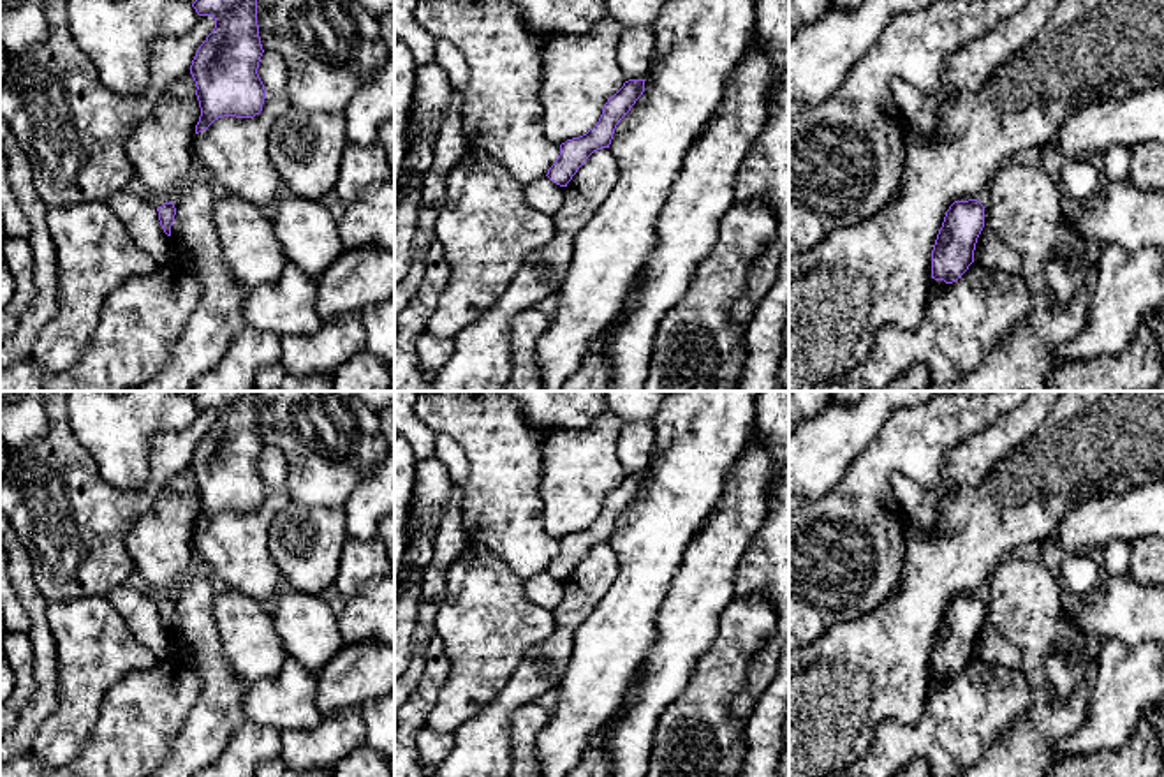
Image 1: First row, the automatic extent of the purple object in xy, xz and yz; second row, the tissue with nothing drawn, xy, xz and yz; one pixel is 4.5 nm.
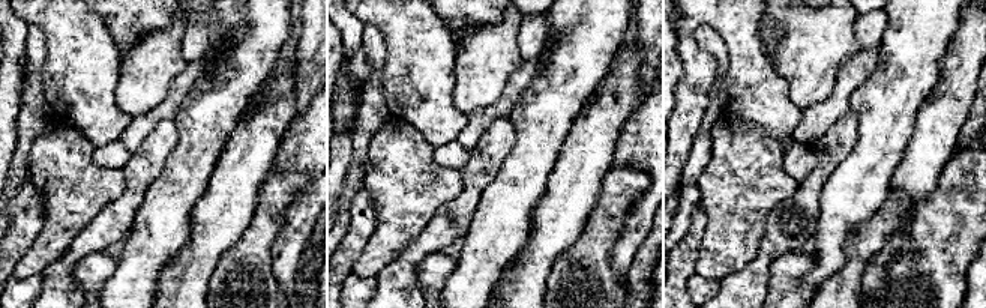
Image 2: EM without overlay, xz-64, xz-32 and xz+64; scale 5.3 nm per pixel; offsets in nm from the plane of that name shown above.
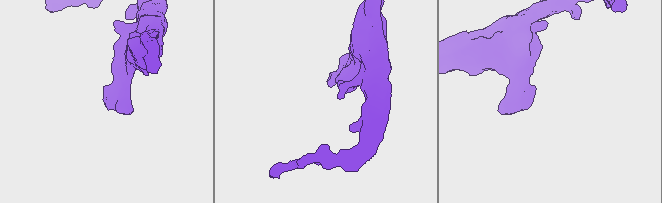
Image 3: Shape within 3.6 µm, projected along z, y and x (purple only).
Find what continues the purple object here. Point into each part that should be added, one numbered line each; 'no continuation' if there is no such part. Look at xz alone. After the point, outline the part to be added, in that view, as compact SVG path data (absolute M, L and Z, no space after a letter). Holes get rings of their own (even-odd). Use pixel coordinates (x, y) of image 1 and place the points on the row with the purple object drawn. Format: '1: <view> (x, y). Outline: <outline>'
no continuation

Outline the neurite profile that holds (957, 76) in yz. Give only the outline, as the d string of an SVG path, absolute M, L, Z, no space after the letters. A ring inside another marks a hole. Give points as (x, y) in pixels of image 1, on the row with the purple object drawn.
M1028 0L1016 14L953 55L944 70L949 93L977 92L997 67L1041 32L1058 2Z

